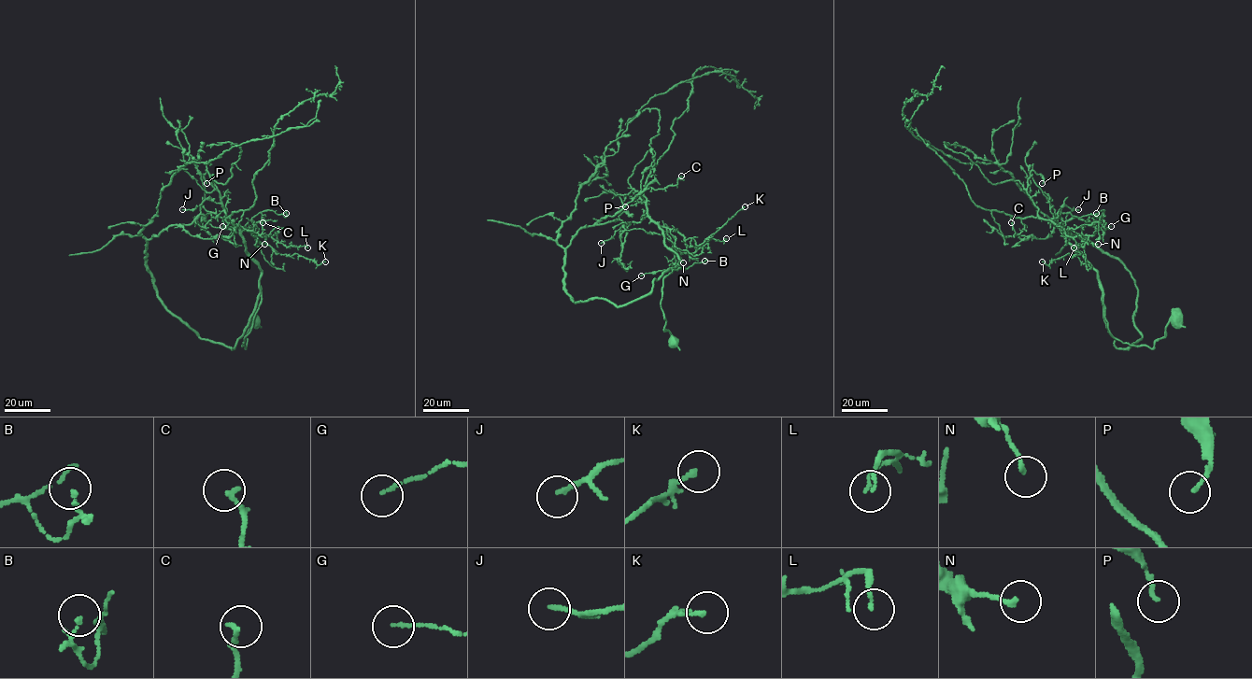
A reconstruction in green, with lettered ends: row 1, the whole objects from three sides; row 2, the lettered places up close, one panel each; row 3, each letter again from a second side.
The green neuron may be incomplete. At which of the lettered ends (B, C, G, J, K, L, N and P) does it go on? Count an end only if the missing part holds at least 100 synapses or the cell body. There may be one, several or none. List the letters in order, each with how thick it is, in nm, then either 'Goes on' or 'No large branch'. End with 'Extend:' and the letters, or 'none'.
B: Thickness 120 nm. No large branch
C: Thickness 200 nm. No large branch
G: Thickness 110 nm. No large branch
J: Thickness 150 nm. No large branch
K: Thickness 140 nm. No large branch
L: Thickness 120 nm. No large branch
N: Thickness 160 nm. No large branch
P: Thickness 140 nm. No large branch
Extend: none

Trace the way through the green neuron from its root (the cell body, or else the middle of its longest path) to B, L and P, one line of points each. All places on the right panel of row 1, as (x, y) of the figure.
B: (1175, 321), (1152, 348), (1122, 343), (1109, 332), (1098, 273), (1061, 233), (1094, 224), (1103, 210), (1096, 213)
L: (1175, 321), (1152, 348), (1116, 339), (1098, 273), (1062, 230), (1088, 236), (1074, 247)
P: (1175, 321), (1152, 348), (1113, 336), (1098, 273), (1053, 221), (1038, 215), (1027, 192), (1032, 170), (1042, 183)

